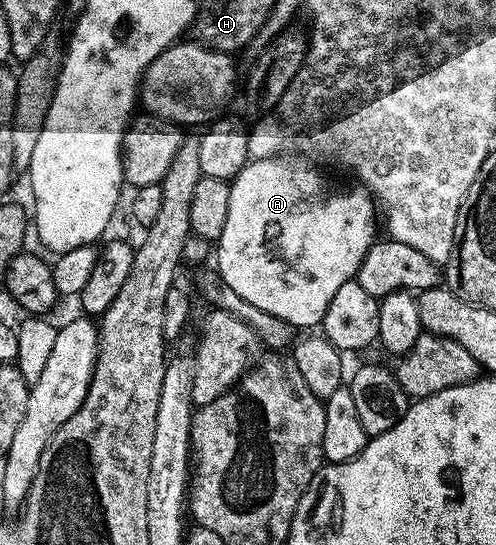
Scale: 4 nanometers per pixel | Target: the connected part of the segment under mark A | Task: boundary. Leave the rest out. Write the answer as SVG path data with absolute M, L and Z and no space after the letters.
M286 156L270 157L265 160L253 159L245 164L243 169L230 182L228 216L225 218L225 228L217 242L219 250L216 248L213 253L213 261L215 259L216 263L219 264L219 268L217 268L218 275L222 277L225 284L228 284L229 287L236 291L237 295L253 306L259 307L261 311L265 311L269 315L275 315L297 329L313 325L318 326L322 322L324 313L328 309L328 303L333 299L334 292L341 287L342 283L354 278L362 259L368 253L369 247L377 239L377 233L375 233L377 209L371 195L365 191L347 194L325 193L324 189L319 187L317 183L317 173L314 169L316 168L306 160Z

